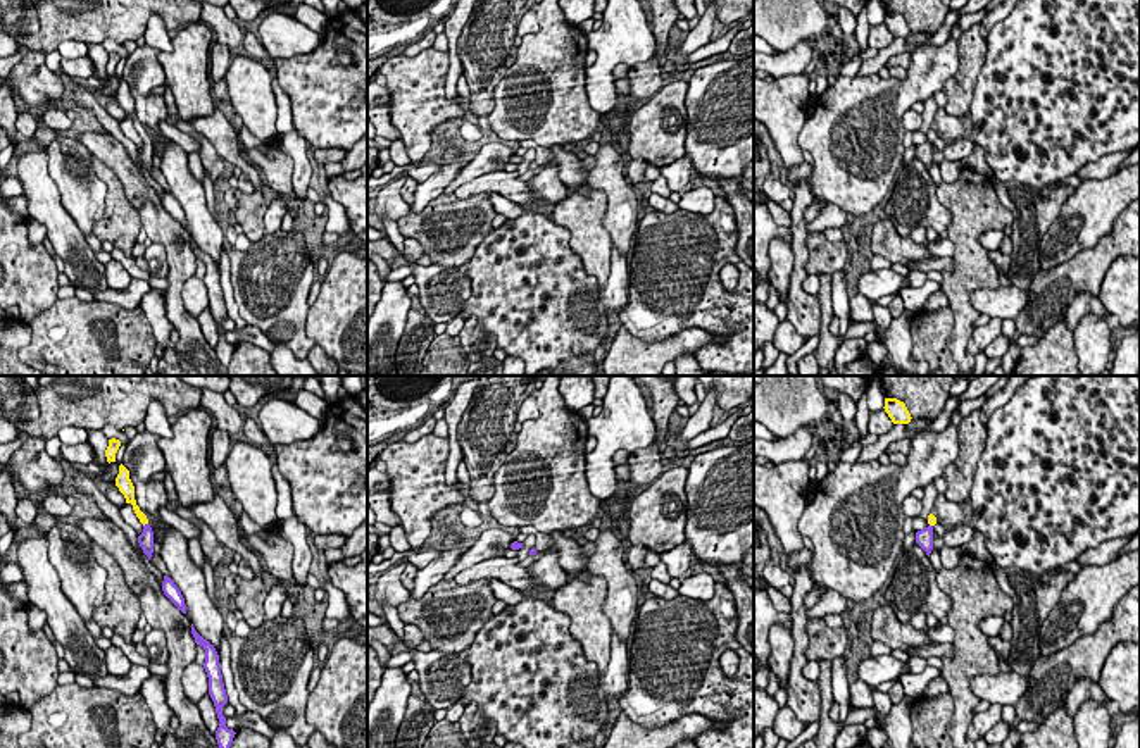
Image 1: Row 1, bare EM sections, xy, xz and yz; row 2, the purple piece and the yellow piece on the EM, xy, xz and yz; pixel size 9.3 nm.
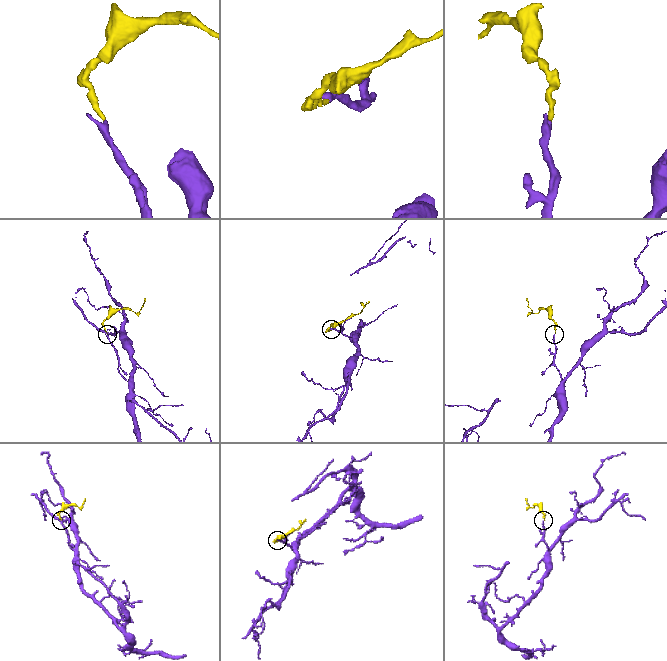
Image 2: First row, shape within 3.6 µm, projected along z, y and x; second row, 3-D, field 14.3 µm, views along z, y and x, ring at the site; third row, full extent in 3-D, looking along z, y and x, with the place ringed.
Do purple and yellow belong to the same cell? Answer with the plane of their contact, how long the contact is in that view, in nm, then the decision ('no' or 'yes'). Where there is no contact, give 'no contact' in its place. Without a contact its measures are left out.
contact in xy; length 60 nm; yes

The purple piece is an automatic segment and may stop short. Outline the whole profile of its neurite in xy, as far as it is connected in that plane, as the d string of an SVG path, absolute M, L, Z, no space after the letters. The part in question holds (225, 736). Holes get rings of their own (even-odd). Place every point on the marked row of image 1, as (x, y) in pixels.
M191 624L191 634L195 638L195 643L205 650L204 669L209 677L209 695L214 701L216 714L219 719L216 739L217 739L219 748L229 748L236 732L233 729L226 727L226 717L222 715L222 707L228 703L228 695L226 695L224 683L222 683L219 655L217 655L214 645L210 645L207 639L204 639L195 631L193 624Z

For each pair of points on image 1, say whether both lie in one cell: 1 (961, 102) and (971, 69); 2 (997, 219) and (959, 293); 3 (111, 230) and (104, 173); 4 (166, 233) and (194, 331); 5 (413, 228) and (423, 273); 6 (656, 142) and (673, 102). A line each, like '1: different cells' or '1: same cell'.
1: same cell
2: same cell
3: same cell
4: same cell
5: different cells
6: same cell

